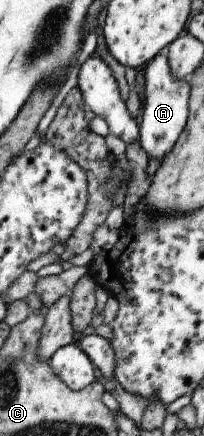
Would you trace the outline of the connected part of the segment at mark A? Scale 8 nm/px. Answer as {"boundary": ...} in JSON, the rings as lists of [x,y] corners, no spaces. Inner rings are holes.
{"boundary":[[[158,52],[144,66],[144,98],[141,102],[142,119],[138,124],[138,144],[148,158],[161,161],[168,154],[186,124],[188,112],[188,81],[176,80],[168,68],[167,56]]]}

